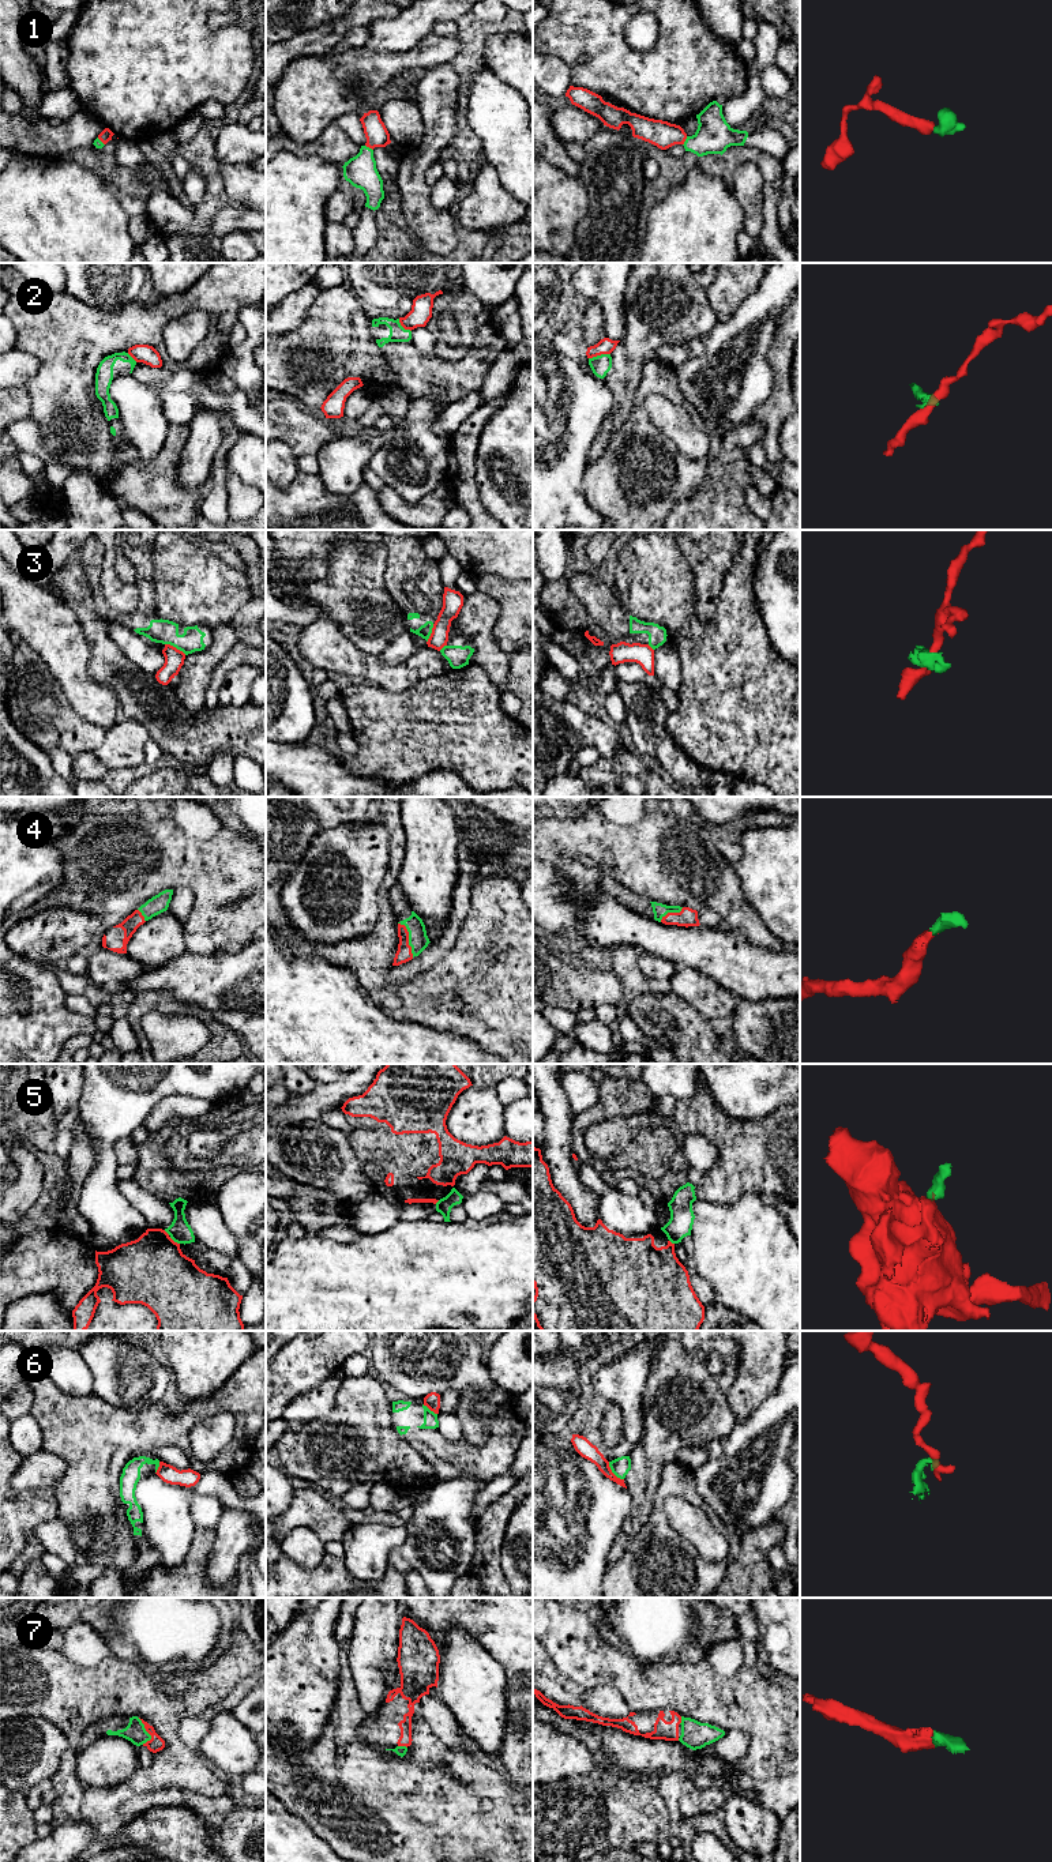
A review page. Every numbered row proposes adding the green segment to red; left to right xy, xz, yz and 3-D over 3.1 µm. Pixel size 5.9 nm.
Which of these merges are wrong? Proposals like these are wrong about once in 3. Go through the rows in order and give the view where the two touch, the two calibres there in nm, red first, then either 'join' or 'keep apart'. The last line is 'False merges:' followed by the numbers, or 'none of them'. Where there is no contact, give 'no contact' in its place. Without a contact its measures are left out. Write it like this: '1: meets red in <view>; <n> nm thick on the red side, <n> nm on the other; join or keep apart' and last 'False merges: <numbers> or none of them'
1: meets red in yz; 160 nm thick on the red side, 220 nm on the other; join
2: meets red in yz; 100 nm thick on the red side, 120 nm on the other; keep apart
3: meets red in xy; 110 nm thick on the red side, 140 nm on the other; keep apart
4: meets red in xz; 90 nm thick on the red side, 120 nm on the other; join
5: meets red in xy; 400 nm thick on the red side, 140 nm on the other; keep apart
6: meets red in yz; 100 nm thick on the red side, 110 nm on the other; keep apart
7: meets red in xy; 90 nm thick on the red side, 120 nm on the other; join
False merges: 2, 3, 5, 6

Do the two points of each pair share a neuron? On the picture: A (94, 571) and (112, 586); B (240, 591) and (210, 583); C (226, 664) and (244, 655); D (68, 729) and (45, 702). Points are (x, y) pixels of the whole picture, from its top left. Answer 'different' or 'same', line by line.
A: different
B: same
C: same
D: same

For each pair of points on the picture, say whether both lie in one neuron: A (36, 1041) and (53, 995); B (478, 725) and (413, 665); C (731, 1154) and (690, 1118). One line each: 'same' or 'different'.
A: same
B: different
C: same

